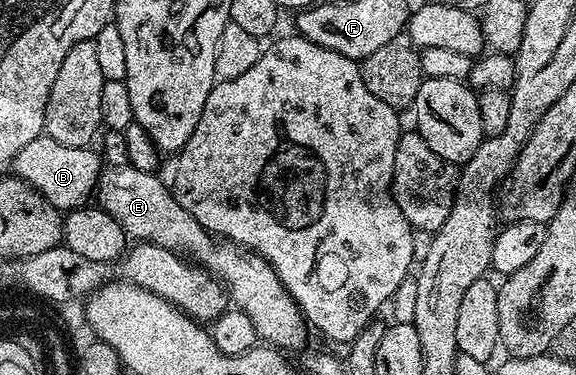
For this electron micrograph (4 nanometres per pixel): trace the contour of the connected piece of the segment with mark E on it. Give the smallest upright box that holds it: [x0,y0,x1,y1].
[96,164,310,350]

